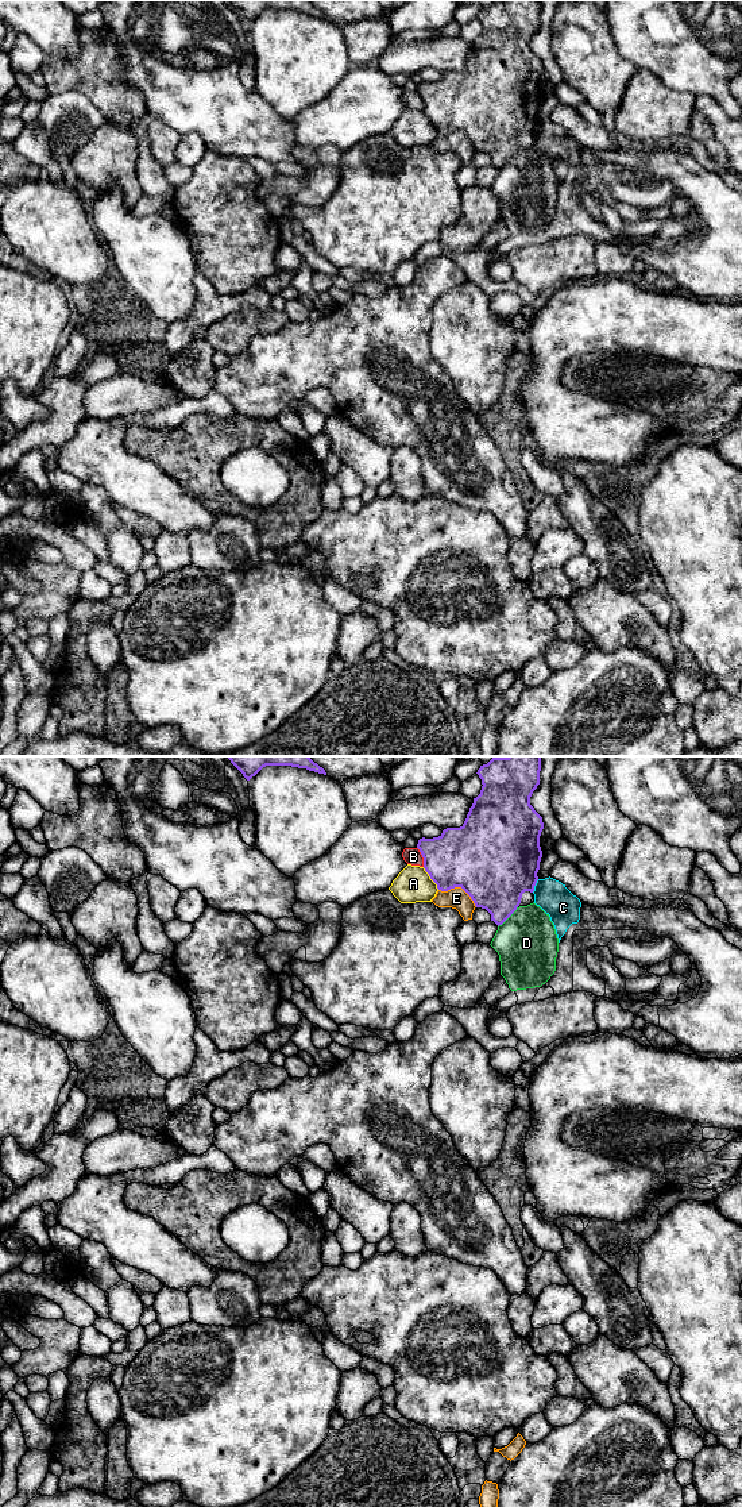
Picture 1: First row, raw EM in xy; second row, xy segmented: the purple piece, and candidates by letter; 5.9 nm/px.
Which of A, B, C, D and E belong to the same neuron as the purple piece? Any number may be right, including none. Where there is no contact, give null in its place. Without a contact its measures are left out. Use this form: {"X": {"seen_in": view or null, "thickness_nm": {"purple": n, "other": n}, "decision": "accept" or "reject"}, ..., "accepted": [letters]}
{"A": {"seen_in": "xy", "thickness_nm": {"purple": 360, "other": 220}, "decision": "reject"}, "B": {"seen_in": "xy", "thickness_nm": {"purple": 360, "other": 100}, "decision": "reject"}, "C": {"seen_in": "xy", "thickness_nm": {"purple": 460, "other": 190}, "decision": "reject"}, "D": {"seen_in": "xy", "thickness_nm": {"purple": 380, "other": 360}, "decision": "reject"}, "E": {"seen_in": "xy", "thickness_nm": {"purple": 500, "other": 130}, "decision": "reject"}, "accepted": []}

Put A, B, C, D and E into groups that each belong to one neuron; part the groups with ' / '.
A / B / C / D / E

